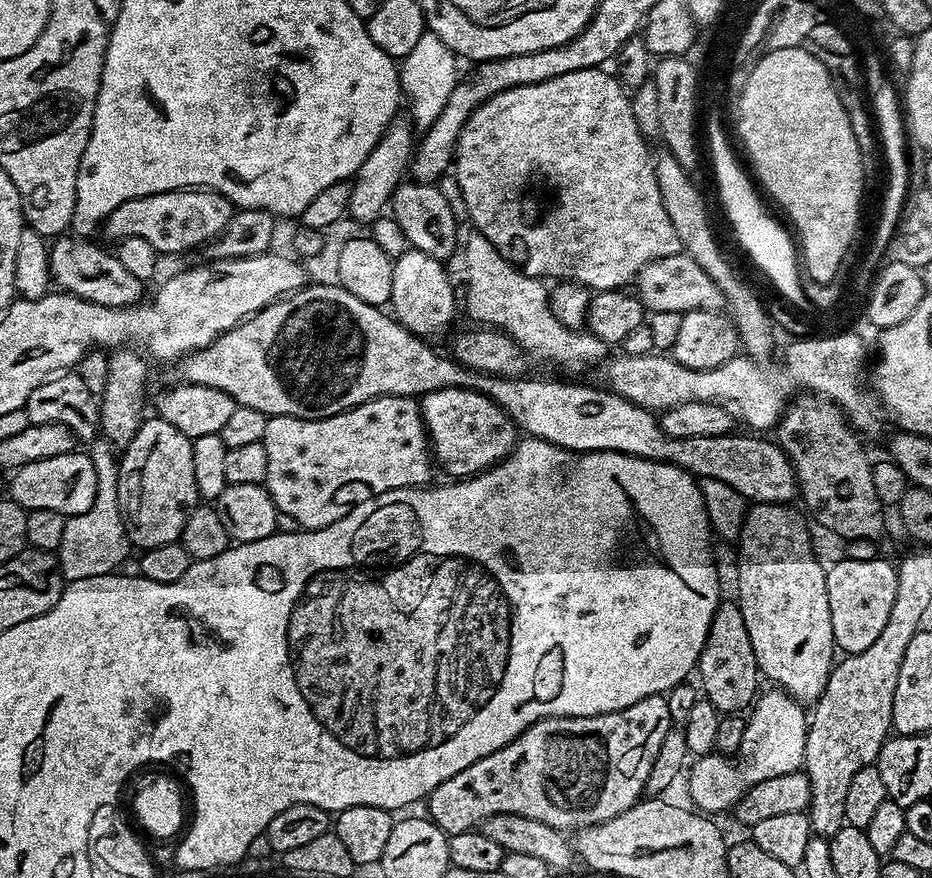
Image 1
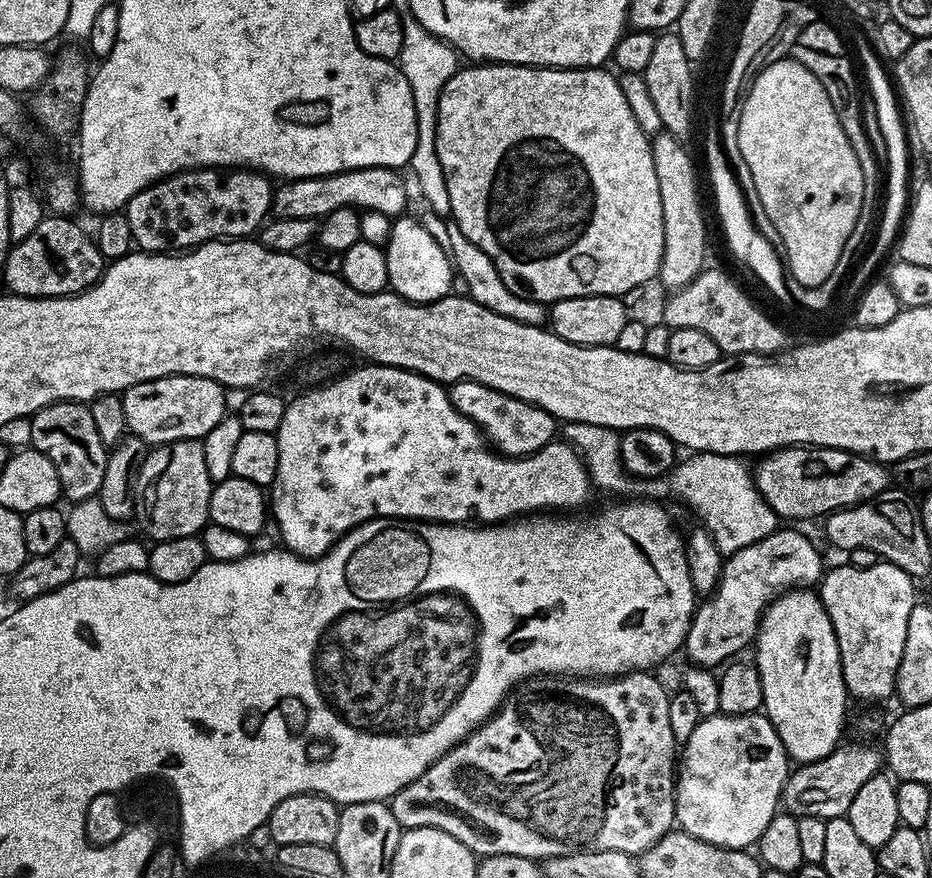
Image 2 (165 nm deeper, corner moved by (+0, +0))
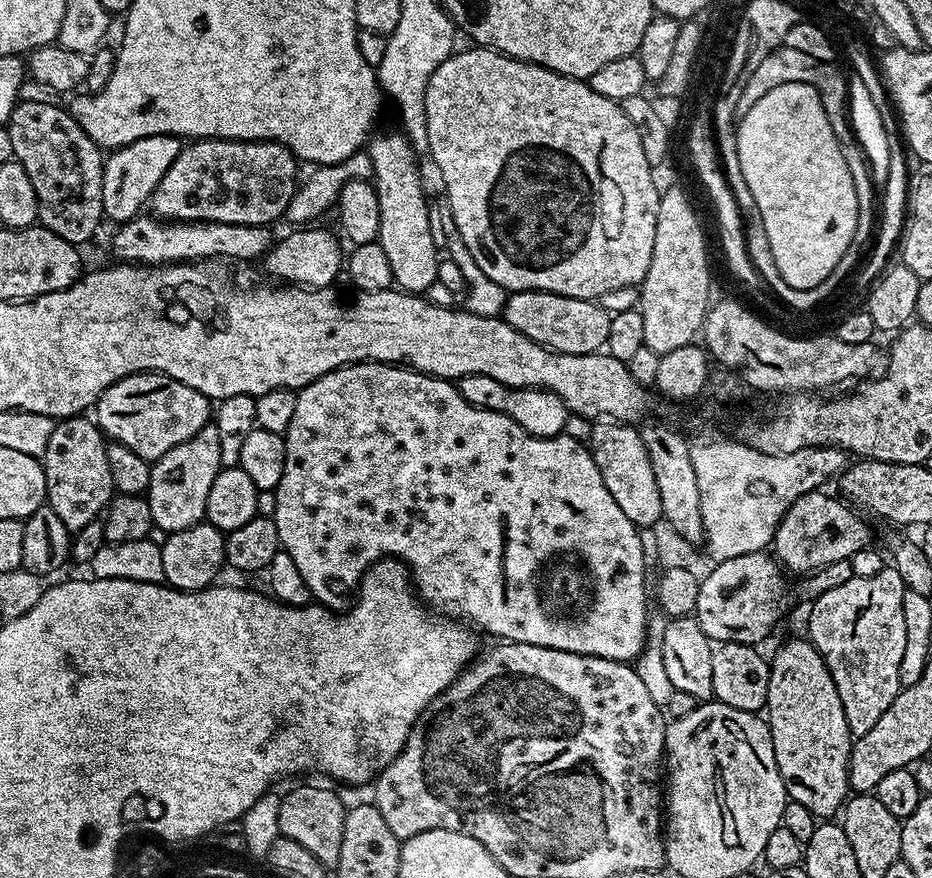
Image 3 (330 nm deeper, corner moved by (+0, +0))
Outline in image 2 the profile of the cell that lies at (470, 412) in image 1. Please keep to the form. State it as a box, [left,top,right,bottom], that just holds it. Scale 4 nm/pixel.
[448,380,558,456]

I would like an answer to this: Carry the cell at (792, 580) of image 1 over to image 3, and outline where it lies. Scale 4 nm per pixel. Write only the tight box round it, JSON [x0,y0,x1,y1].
[766,638,853,818]

